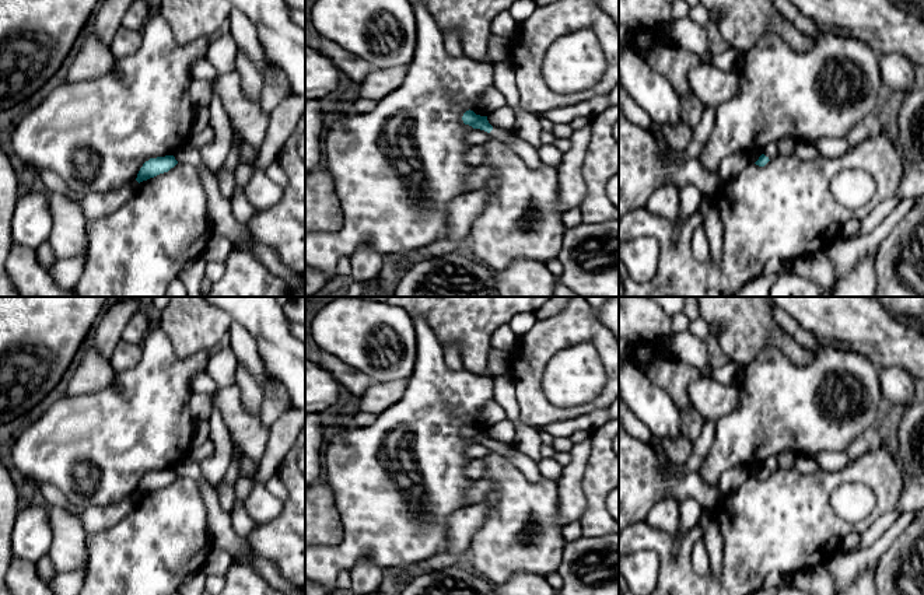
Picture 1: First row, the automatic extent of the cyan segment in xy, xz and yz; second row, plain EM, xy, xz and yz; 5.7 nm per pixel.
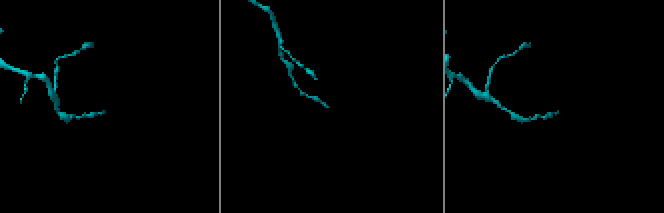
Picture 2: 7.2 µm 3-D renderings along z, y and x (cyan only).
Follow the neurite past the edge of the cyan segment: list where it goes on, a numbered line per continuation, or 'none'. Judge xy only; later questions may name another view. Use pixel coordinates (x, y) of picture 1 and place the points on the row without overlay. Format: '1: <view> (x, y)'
none

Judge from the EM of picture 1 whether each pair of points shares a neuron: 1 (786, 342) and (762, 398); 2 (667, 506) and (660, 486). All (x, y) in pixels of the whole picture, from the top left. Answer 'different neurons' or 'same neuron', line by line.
1: different neurons
2: different neurons

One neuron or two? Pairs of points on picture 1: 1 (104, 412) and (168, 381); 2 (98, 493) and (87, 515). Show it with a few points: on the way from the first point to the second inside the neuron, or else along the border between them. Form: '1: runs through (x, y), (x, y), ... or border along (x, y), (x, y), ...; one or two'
1: runs through (119, 412), (137, 412), (153, 396); one
2: border along (125, 497), (108, 504), (70, 507); two

